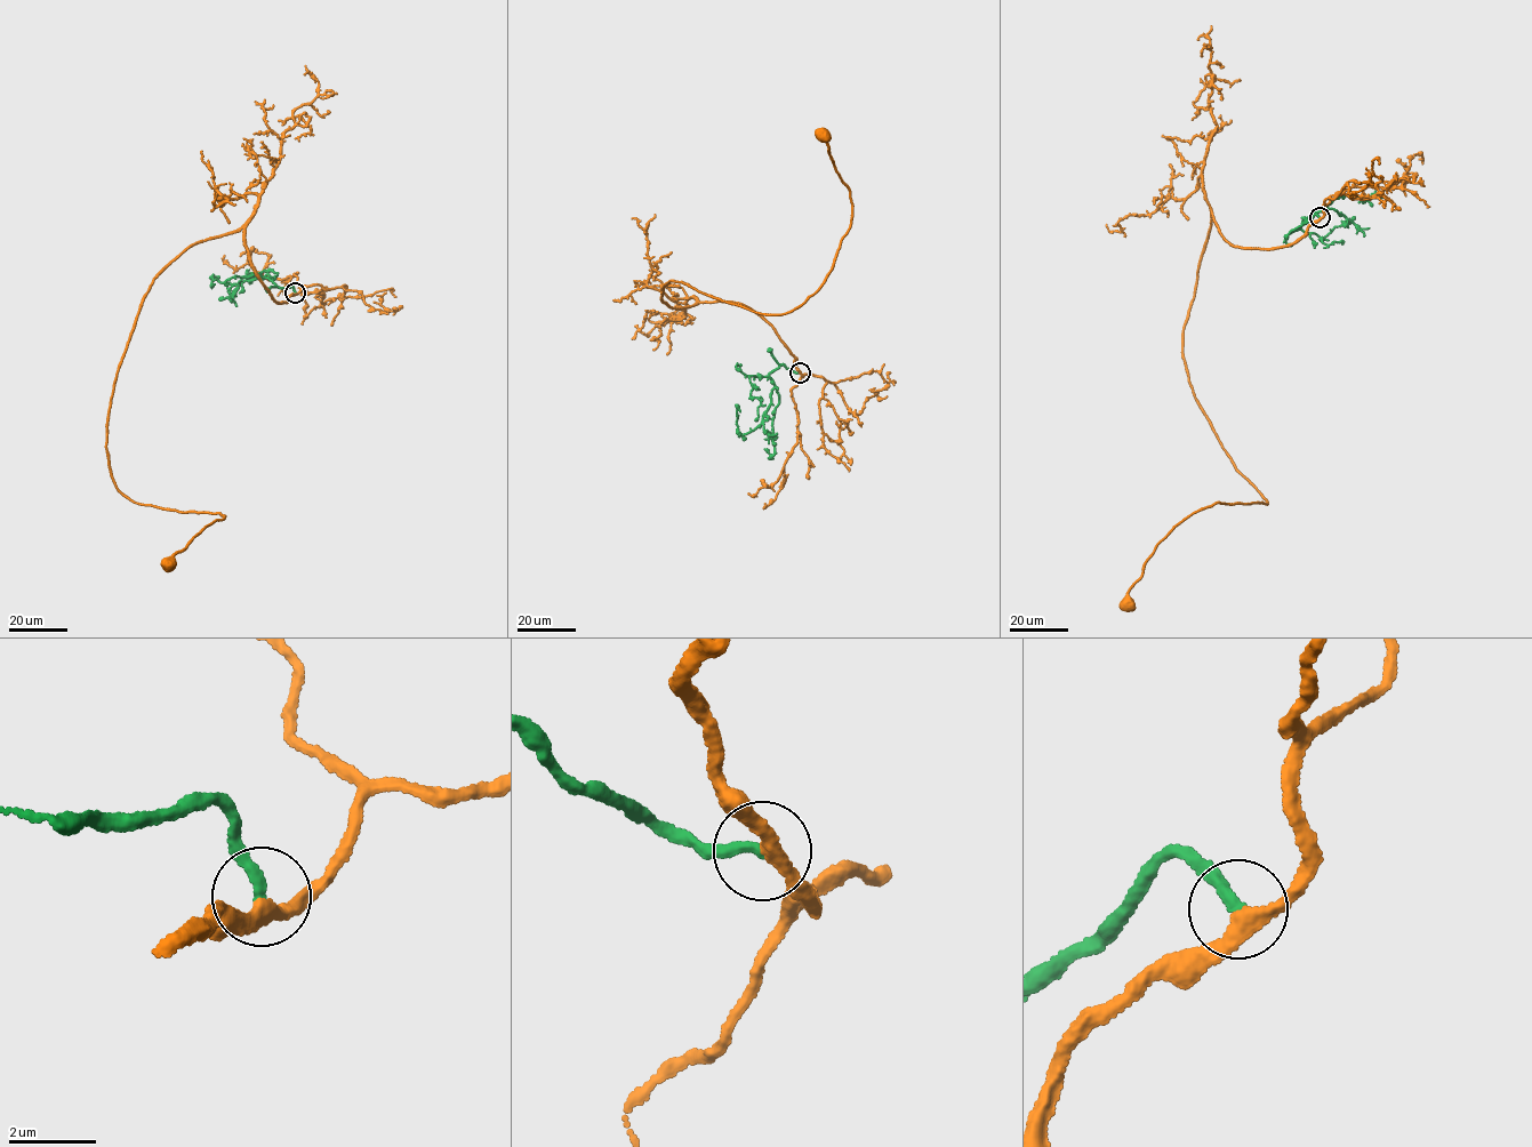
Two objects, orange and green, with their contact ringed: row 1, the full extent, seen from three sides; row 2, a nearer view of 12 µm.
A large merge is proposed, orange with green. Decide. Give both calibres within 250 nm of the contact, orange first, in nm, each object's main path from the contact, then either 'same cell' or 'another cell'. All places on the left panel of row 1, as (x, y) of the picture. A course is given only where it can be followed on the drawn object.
calibres 340 and 280 nm; course orange (295, 293), (277, 303), (241, 229), (194, 243), (142, 301), (110, 474), (143, 505), (225, 515), (169, 563); course green (295, 293), (293, 287), (280, 287), (267, 274), (239, 283), (223, 282), (213, 277), (211, 288); same cell

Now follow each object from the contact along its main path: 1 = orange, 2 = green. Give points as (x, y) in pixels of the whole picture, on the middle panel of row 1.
1: (800, 373), (755, 312), (662, 297), (682, 281), (777, 314), (812, 294), (852, 206), (823, 133)
2: (800, 373), (781, 365), (769, 374), (771, 404), (761, 423), (743, 434), (736, 420), (740, 412)

